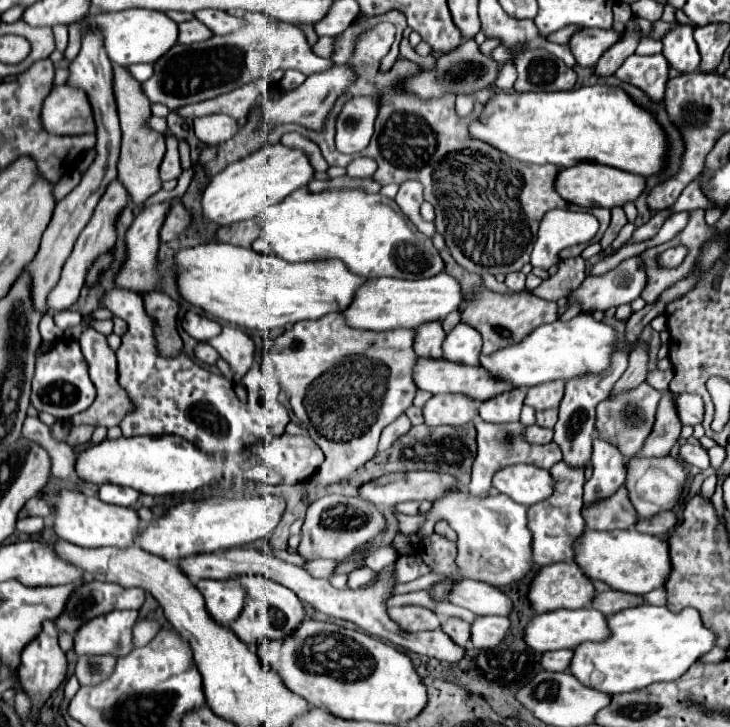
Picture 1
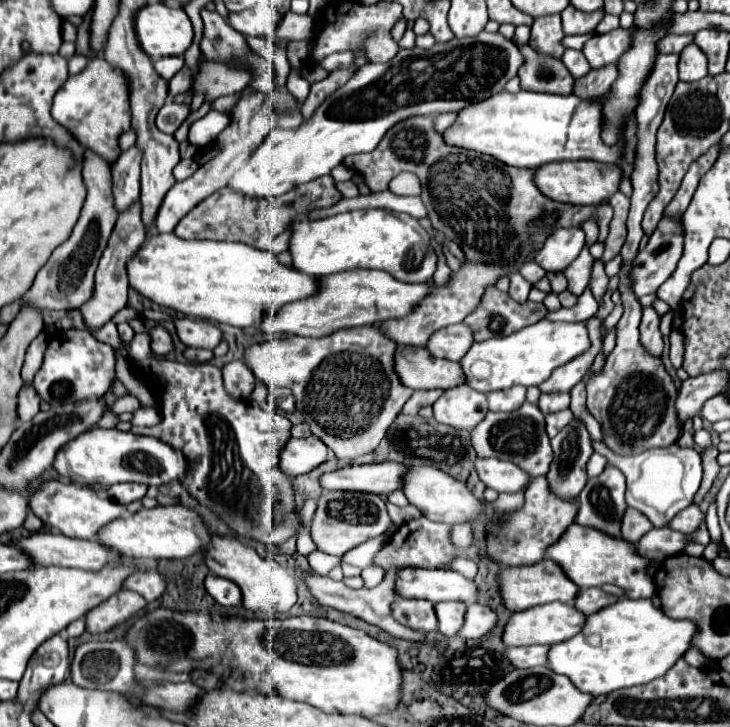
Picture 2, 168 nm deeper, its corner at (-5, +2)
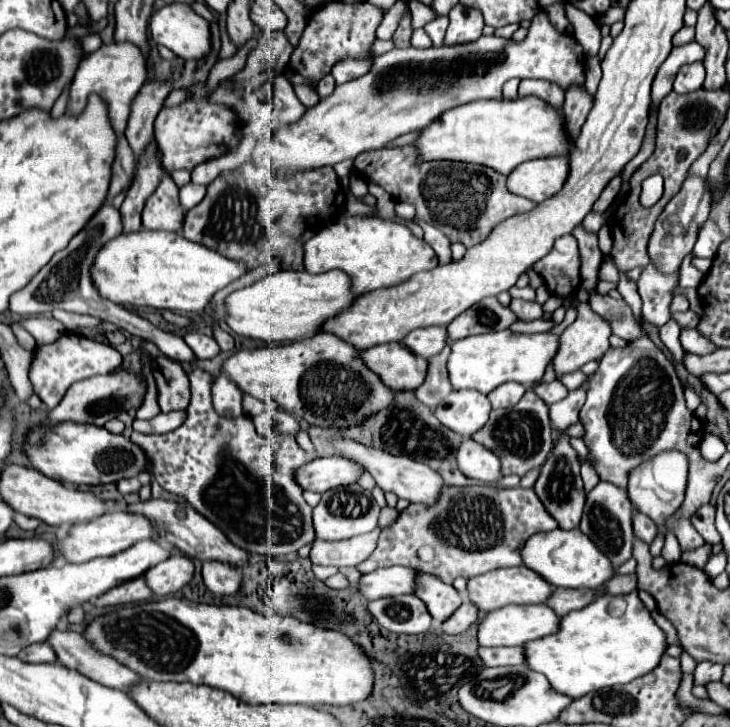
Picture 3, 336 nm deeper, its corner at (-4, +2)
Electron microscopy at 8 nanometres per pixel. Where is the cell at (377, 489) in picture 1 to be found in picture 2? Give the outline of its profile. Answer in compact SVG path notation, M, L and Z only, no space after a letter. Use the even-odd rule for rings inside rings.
M393 461L345 467L321 477L321 485L331 491L363 491L383 497L399 491L399 481L403 481L403 465Z

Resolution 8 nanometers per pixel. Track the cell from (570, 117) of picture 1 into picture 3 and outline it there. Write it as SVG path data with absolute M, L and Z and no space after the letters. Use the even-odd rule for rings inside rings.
M518 97L514 101L472 101L472 103L466 103L466 105L458 105L458 109L448 109L446 113L442 113L442 117L438 117L438 121L432 121L432 125L428 125L426 129L422 129L422 133L418 135L414 147L418 149L418 157L422 161L462 161L462 163L476 163L476 165L484 165L484 167L492 167L494 171L502 173L502 175L508 175L510 171L514 171L520 163L524 161L530 161L530 159L536 159L536 157L554 157L554 155L568 155L572 145L570 141L566 139L566 131L564 131L564 125L562 125L562 113L558 109L552 109L546 101L538 99L538 97Z

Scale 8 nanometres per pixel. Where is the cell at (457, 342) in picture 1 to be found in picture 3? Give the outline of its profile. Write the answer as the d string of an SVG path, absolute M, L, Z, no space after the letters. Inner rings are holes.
M424 327L410 331L402 345L406 345L414 355L420 355L424 359L434 357L434 353L440 353L446 343L446 327Z

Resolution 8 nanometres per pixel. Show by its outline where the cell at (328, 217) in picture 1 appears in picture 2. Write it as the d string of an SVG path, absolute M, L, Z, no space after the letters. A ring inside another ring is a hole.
M359 209L337 213L323 219L309 219L307 213L299 213L289 225L289 253L293 267L299 271L325 277L331 273L343 273L347 269L381 269L407 283L431 281L437 267L437 253L431 247L429 233L421 223L407 213L393 213L387 209Z

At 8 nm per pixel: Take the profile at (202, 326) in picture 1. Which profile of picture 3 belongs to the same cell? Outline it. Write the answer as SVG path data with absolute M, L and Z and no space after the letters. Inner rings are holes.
M192 331L192 333L186 333L184 335L184 341L188 343L188 347L194 351L194 355L198 359L212 359L220 353L220 347L218 343L214 341L214 337L208 337L208 335L202 335L198 331Z

